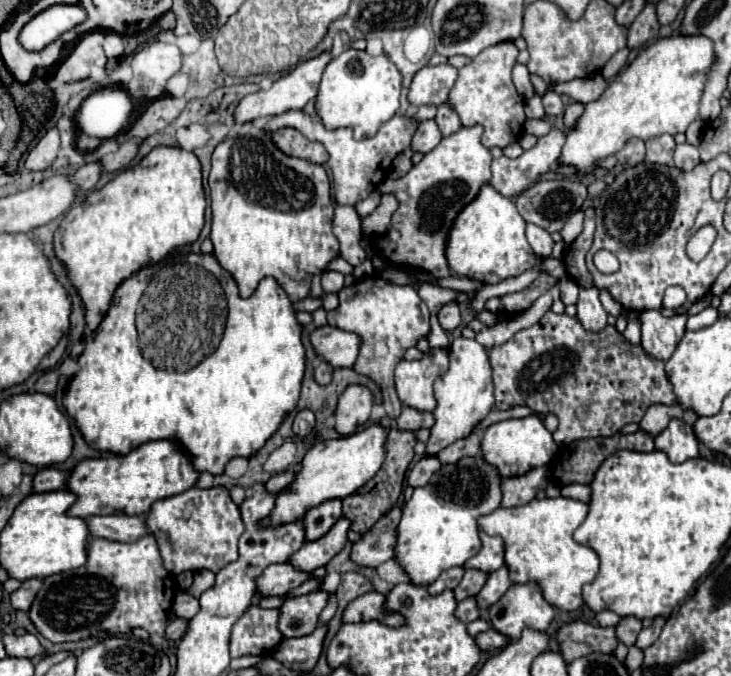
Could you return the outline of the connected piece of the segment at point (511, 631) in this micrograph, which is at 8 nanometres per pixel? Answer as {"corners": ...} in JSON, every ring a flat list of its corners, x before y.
{"corners":[[536,583,512,585,494,607,488,609,488,619,494,631,508,637,508,643,520,639,524,627,546,631,552,623,554,609,544,601]]}

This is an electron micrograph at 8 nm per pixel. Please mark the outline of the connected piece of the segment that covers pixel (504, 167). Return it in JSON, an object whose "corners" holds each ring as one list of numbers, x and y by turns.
{"corners":[[552,129,520,157,508,159,502,155,500,159,494,159,490,185,506,197,516,197,526,187,536,183,556,163,564,141,566,135,560,129]]}

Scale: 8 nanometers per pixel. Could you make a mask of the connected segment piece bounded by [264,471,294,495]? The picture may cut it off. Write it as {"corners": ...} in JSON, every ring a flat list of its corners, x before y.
{"corners":[[286,471,286,473,278,473,278,475,272,475,268,481,266,481,266,491,270,493,270,495,274,495,274,493,278,493,282,487,286,487,288,483,292,483,292,479,294,479,294,473,290,473,290,471]]}

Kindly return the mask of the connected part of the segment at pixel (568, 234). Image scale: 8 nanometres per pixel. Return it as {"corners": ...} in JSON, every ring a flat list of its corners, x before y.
{"corners":[[578,209,578,211,568,219,568,223,564,225,564,229,560,231,564,243,570,245,570,243,572,243,572,241,582,233,582,221,584,221,584,211]]}

